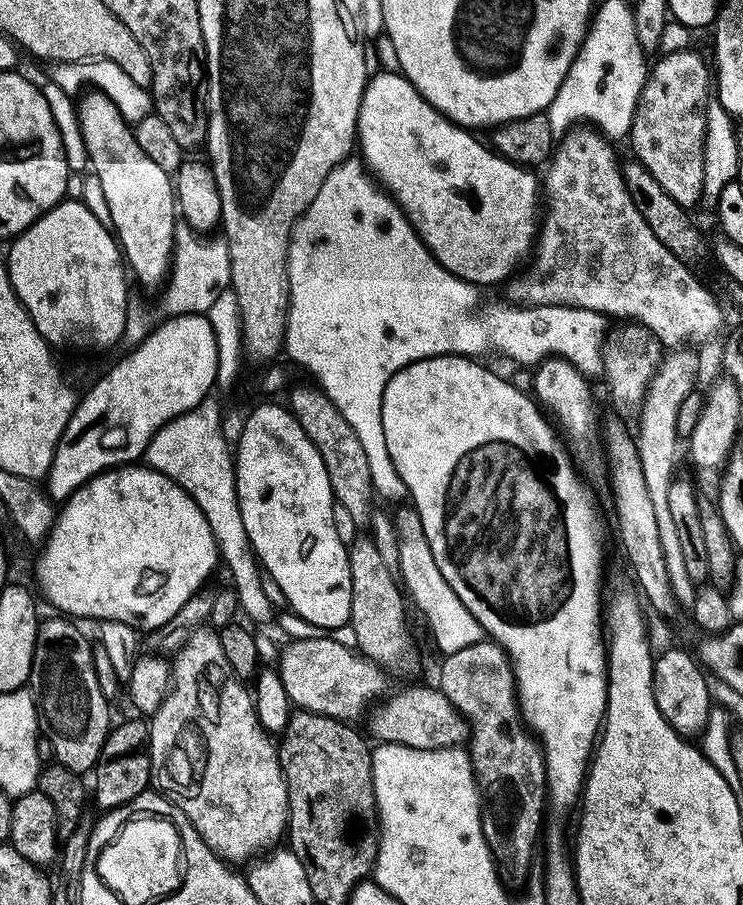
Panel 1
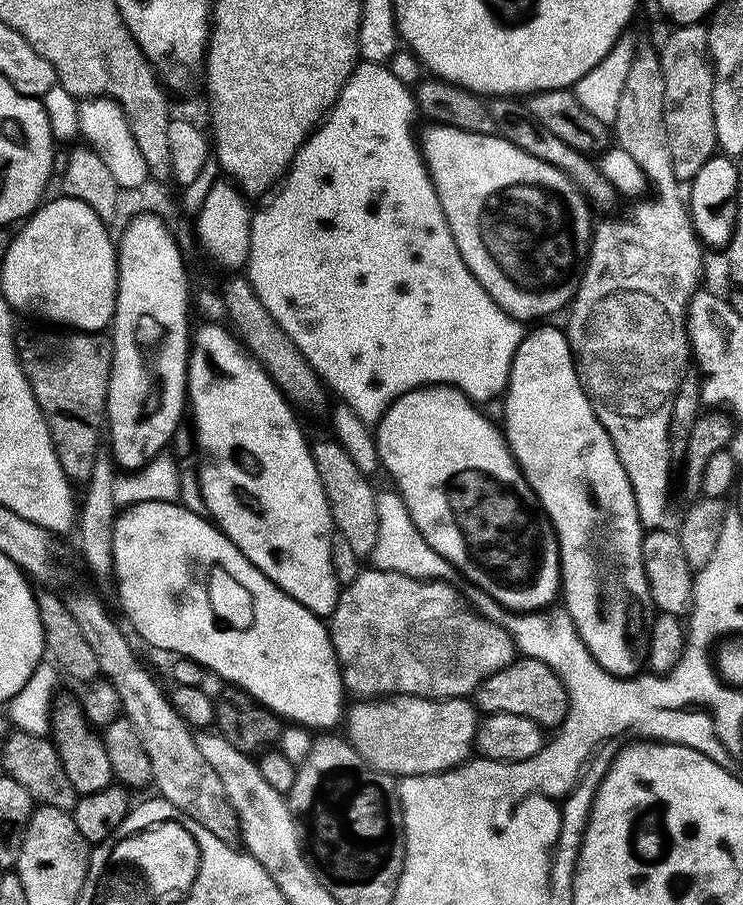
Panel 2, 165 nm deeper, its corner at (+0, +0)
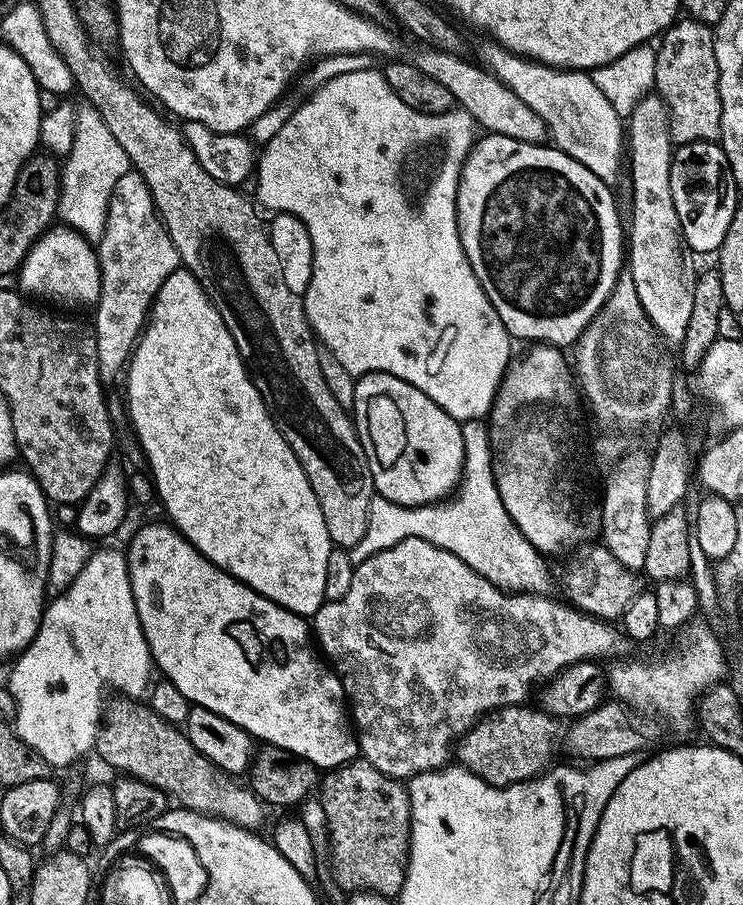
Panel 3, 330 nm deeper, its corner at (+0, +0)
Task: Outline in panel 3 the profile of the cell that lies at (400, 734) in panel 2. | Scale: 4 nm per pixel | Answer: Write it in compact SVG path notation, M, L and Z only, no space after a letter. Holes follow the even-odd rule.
M539 707L504 708L469 730L458 745L458 760L469 772L490 786L509 788L528 780L536 780L549 771L557 763L556 751L561 751L565 738L565 725Z

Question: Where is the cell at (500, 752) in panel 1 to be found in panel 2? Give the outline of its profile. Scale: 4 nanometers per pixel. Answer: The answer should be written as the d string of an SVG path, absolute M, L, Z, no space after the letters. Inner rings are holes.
M527 658L517 659L506 670L491 676L474 693L474 700L481 709L518 714L530 718L545 730L559 730L568 716L568 688L560 681L560 675L550 670L550 666Z

